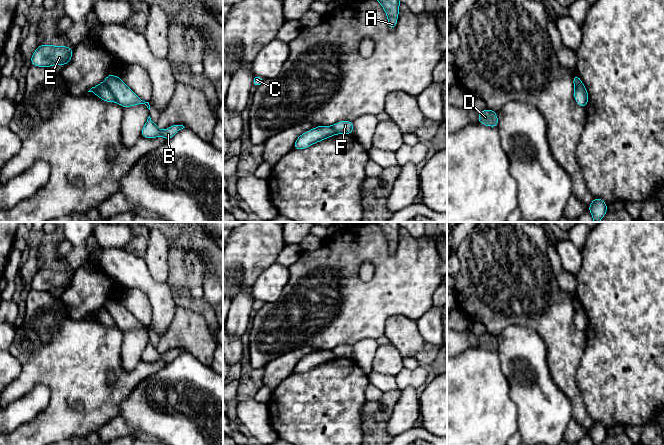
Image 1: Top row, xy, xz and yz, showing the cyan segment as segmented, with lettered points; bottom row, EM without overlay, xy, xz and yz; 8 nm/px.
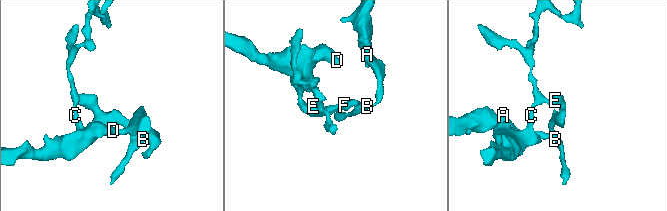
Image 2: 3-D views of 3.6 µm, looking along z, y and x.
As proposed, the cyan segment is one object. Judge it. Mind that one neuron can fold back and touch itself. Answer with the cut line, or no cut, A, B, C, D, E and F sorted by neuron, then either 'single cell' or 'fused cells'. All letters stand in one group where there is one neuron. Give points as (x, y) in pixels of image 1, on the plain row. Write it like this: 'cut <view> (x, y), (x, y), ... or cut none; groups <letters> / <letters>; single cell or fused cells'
cut xy (104, 305), (115, 324); groups A B F / C D E; fused cells

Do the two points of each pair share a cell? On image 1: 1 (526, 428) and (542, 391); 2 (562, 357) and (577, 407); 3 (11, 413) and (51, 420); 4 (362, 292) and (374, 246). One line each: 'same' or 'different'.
1: same
2: same
3: different
4: same

